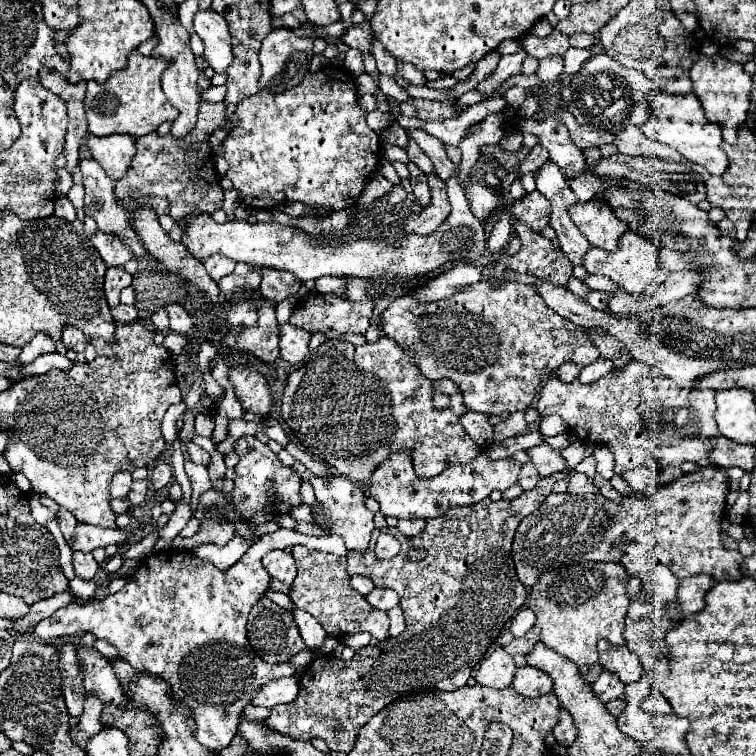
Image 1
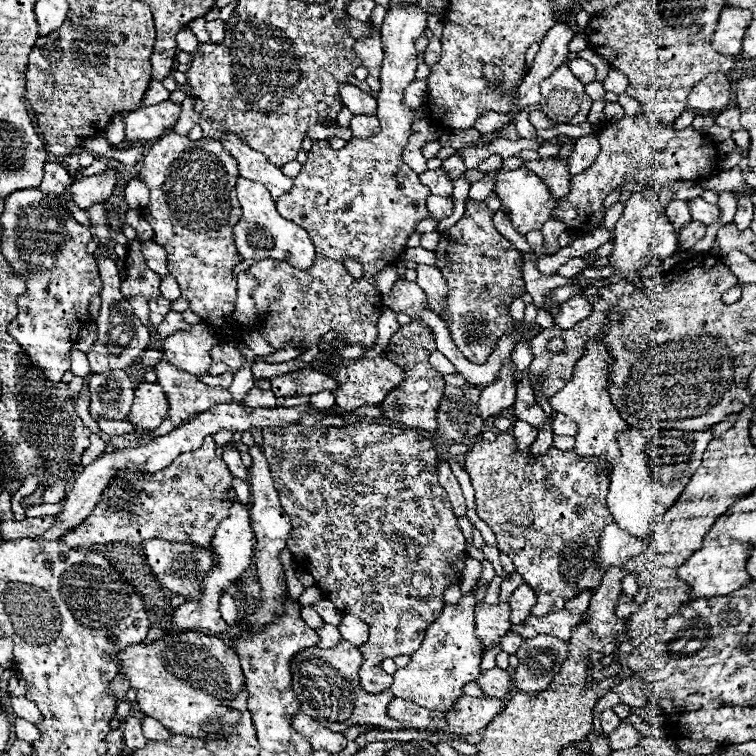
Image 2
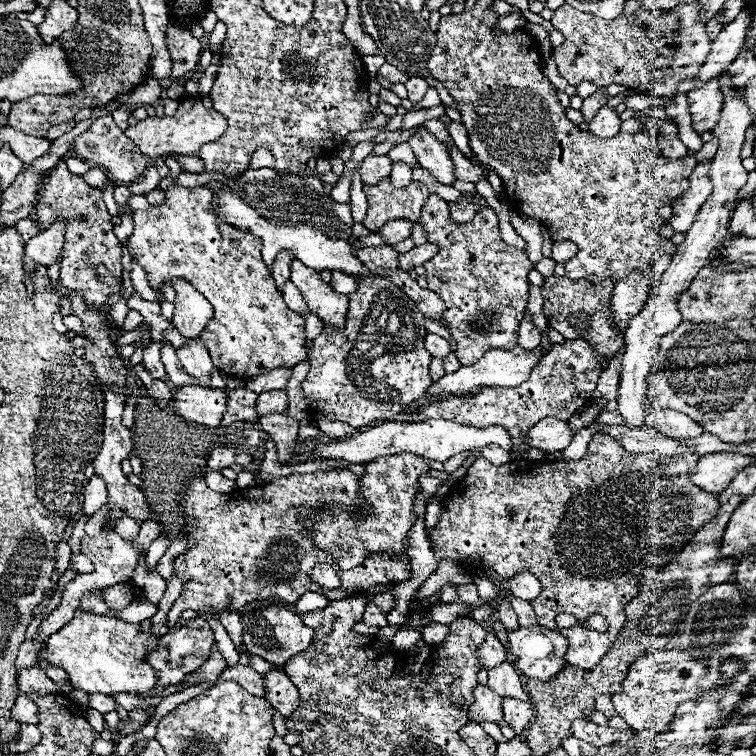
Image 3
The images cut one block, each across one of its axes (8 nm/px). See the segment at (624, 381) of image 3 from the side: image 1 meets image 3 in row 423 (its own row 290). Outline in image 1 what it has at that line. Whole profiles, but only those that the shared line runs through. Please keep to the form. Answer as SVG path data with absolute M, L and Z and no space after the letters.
M626 232L620 238L620 248L616 252L604 252L598 248L590 248L586 258L584 258L584 268L590 274L604 274L612 278L618 286L622 286L628 294L642 294L644 288L652 282L652 278L658 272L658 246L650 240L640 238L634 232Z

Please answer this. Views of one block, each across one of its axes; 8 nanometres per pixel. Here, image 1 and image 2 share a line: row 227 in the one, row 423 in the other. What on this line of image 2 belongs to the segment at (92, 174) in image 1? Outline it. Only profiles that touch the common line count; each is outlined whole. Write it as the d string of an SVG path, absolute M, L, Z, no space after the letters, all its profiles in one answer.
M98 418L98 424L100 424L100 430L106 432L108 436L120 436L120 434L130 434L134 428L132 422L128 420L102 420Z

